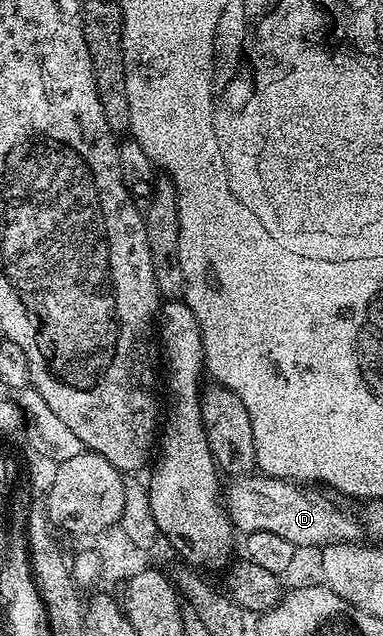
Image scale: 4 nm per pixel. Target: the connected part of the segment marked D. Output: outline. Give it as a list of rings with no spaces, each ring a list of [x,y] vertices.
[[[247,475],[235,480],[233,484],[227,493],[225,490],[224,504],[230,523],[239,534],[272,531],[272,535],[288,539],[288,543],[299,550],[317,550],[328,545],[358,543],[363,540],[364,530],[357,516],[348,517],[332,502],[316,493],[309,493],[306,490],[309,488],[265,475]]]

